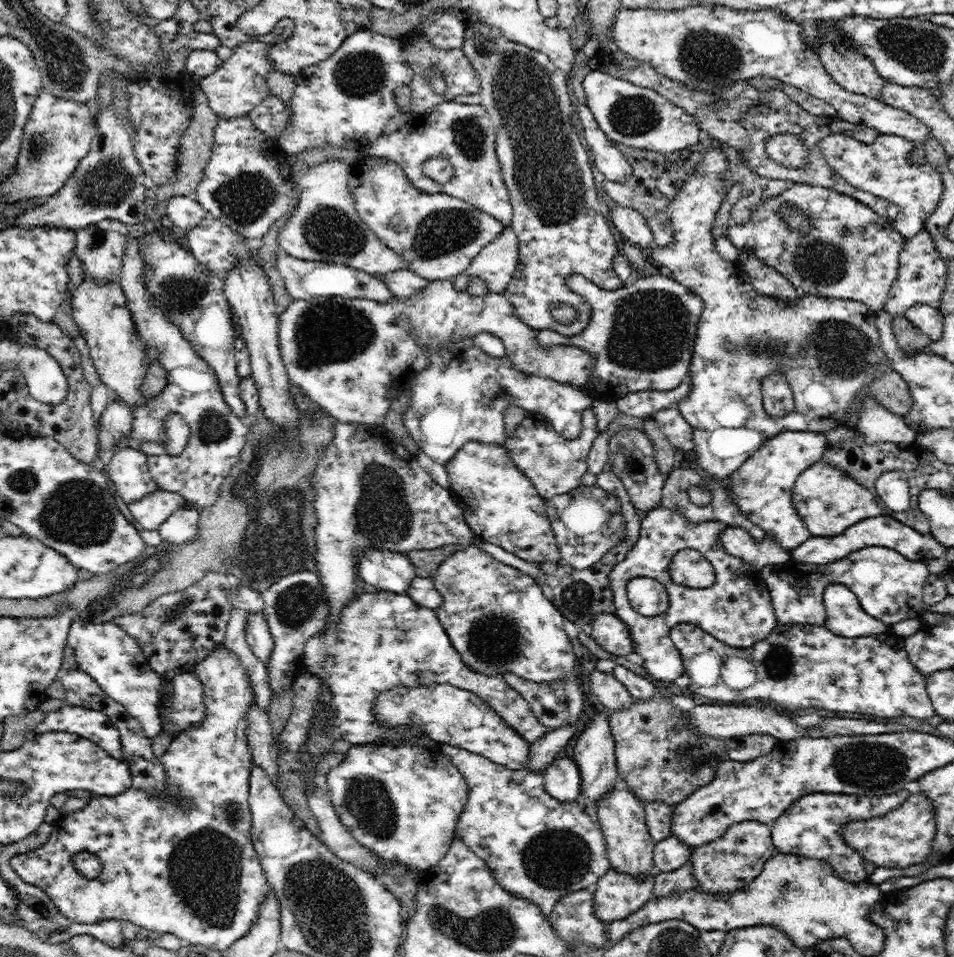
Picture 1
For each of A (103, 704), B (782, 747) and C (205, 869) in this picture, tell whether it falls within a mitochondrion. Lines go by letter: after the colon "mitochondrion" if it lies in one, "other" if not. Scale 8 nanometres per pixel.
A: other
B: other
C: mitochondrion

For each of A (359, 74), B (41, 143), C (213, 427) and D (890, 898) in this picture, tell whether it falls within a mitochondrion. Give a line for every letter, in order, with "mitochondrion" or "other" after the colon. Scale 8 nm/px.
A: mitochondrion
B: mitochondrion
C: mitochondrion
D: other

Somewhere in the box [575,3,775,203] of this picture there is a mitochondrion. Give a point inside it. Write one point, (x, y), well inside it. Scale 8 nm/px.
(708, 57)

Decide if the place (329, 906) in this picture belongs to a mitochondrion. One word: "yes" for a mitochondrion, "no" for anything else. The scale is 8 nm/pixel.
yes

